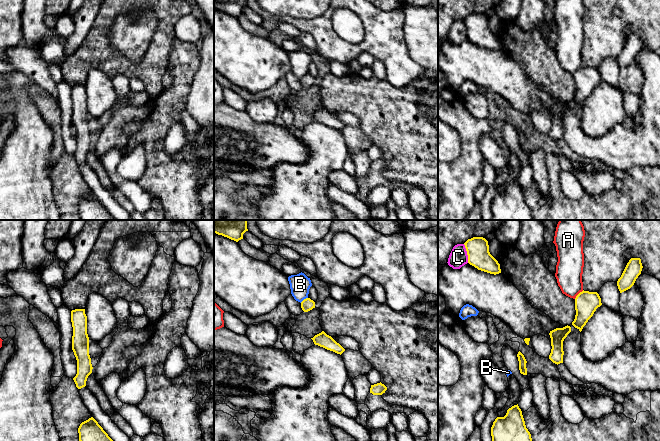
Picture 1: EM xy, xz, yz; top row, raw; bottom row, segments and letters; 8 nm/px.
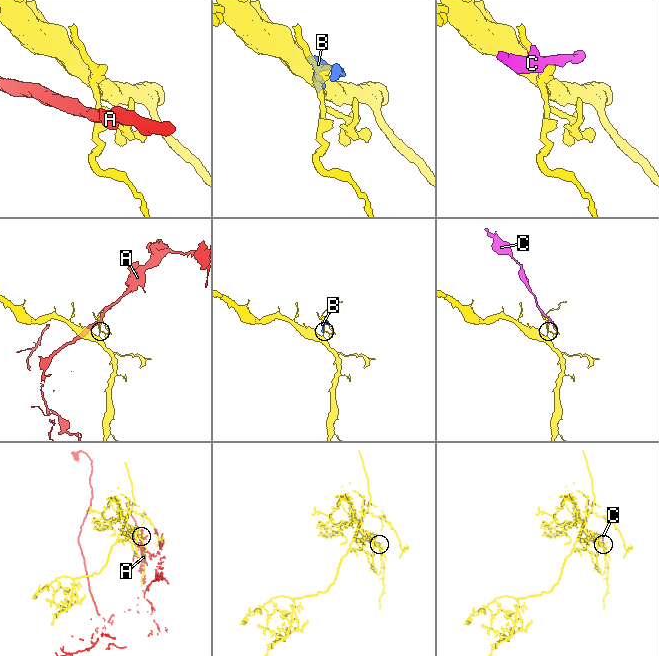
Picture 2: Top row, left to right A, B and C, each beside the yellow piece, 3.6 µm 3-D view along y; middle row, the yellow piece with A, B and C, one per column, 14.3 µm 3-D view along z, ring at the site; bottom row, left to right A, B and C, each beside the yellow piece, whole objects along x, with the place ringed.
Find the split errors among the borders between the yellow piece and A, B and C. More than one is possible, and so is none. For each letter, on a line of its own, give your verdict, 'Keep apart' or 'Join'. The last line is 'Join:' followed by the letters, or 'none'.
A: Keep apart
B: Keep apart
C: Keep apart
Join: none

